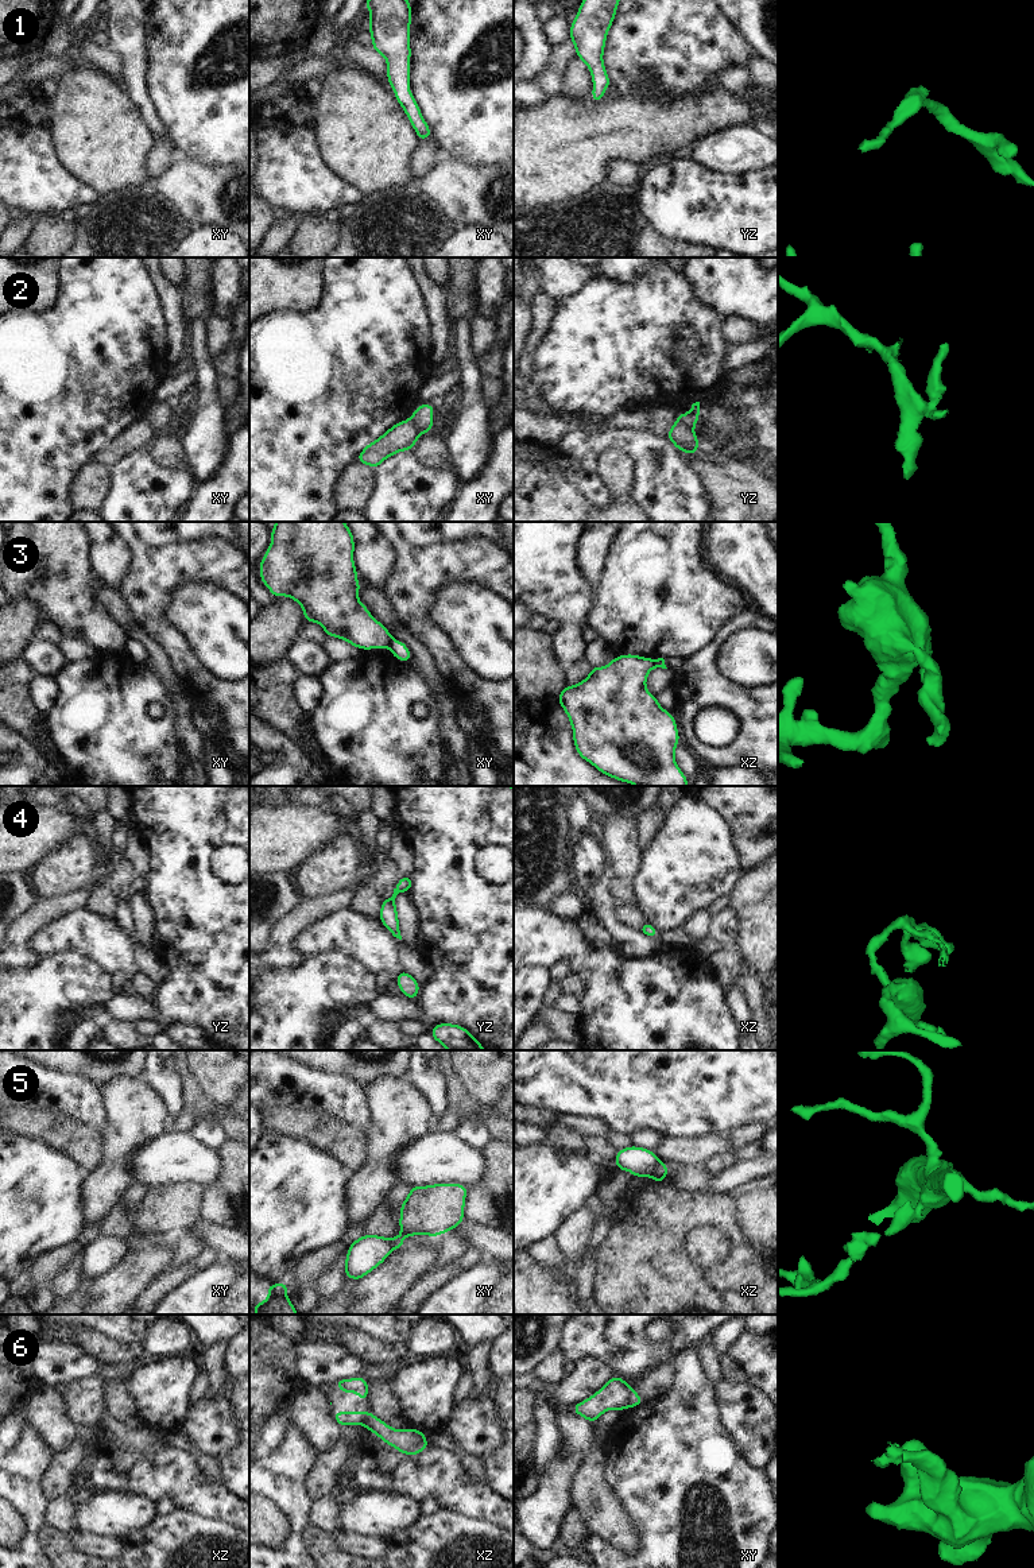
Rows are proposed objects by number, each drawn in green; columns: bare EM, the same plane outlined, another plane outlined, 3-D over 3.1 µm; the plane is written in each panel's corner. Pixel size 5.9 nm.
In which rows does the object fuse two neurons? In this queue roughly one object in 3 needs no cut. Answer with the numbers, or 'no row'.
2, 3, 5, 6

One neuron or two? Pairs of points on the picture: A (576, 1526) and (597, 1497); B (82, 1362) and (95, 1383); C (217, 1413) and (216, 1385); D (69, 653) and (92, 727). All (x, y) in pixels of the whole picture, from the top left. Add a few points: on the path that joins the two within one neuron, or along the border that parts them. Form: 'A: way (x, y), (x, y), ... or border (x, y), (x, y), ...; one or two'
A: border (572, 1506), (580, 1514), (588, 1534); two
B: border (99, 1377), (76, 1378), (64, 1383); two
C: border (224, 1365), (225, 1382), (221, 1393), (210, 1398); two
D: border (96, 649), (92, 657), (68, 662); two

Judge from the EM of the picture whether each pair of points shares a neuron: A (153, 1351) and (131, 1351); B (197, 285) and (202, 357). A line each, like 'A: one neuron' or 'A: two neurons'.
A: two neurons
B: two neurons

